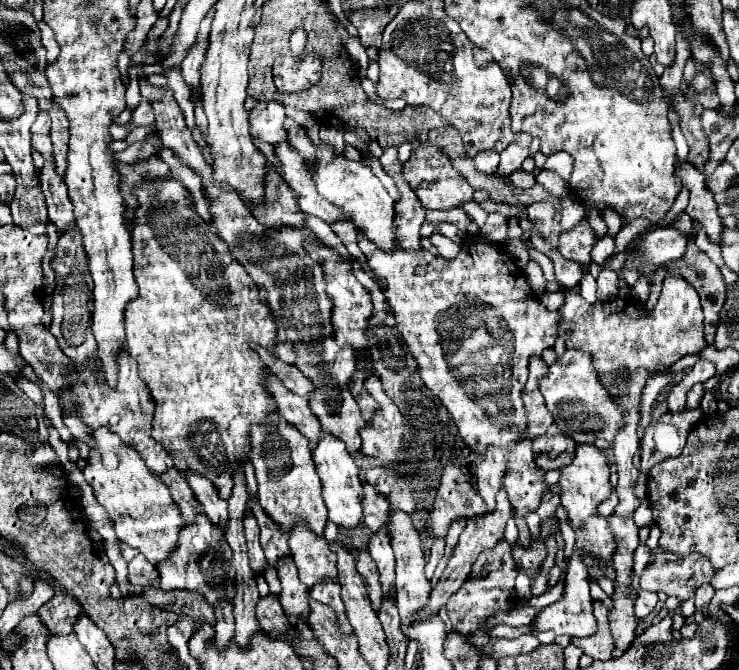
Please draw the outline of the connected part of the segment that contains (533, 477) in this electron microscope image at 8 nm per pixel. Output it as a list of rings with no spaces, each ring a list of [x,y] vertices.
[[[523,437],[513,443],[507,461],[507,473],[503,477],[503,487],[507,489],[509,501],[515,511],[531,511],[539,507],[547,483],[543,481],[543,469],[535,465],[531,439]]]

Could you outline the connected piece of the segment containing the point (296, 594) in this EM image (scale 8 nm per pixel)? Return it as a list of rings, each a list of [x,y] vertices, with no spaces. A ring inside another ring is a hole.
[[[283,557],[277,561],[277,577],[281,581],[281,595],[279,601],[287,617],[305,617],[309,613],[307,603],[307,585],[303,585],[297,577],[297,569],[291,557]]]

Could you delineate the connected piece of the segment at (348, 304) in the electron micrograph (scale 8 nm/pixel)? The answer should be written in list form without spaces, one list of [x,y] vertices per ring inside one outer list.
[[[315,235],[307,237],[307,251],[311,253],[311,257],[321,265],[325,265],[325,277],[327,277],[327,293],[333,299],[333,323],[335,323],[335,337],[339,343],[343,345],[351,345],[355,351],[357,347],[365,349],[367,345],[367,337],[365,337],[365,329],[367,329],[367,319],[373,313],[373,305],[371,305],[371,295],[367,289],[363,289],[363,285],[355,279],[355,275],[351,273],[351,263],[339,255],[337,251],[333,251],[331,247],[323,245],[323,243],[315,243],[313,241]]]

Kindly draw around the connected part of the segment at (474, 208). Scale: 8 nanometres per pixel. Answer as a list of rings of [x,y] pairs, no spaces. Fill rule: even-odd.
[[[474,201],[462,205],[463,208],[461,209],[468,213],[468,215],[477,223],[479,230],[481,230],[487,219],[488,213]]]

